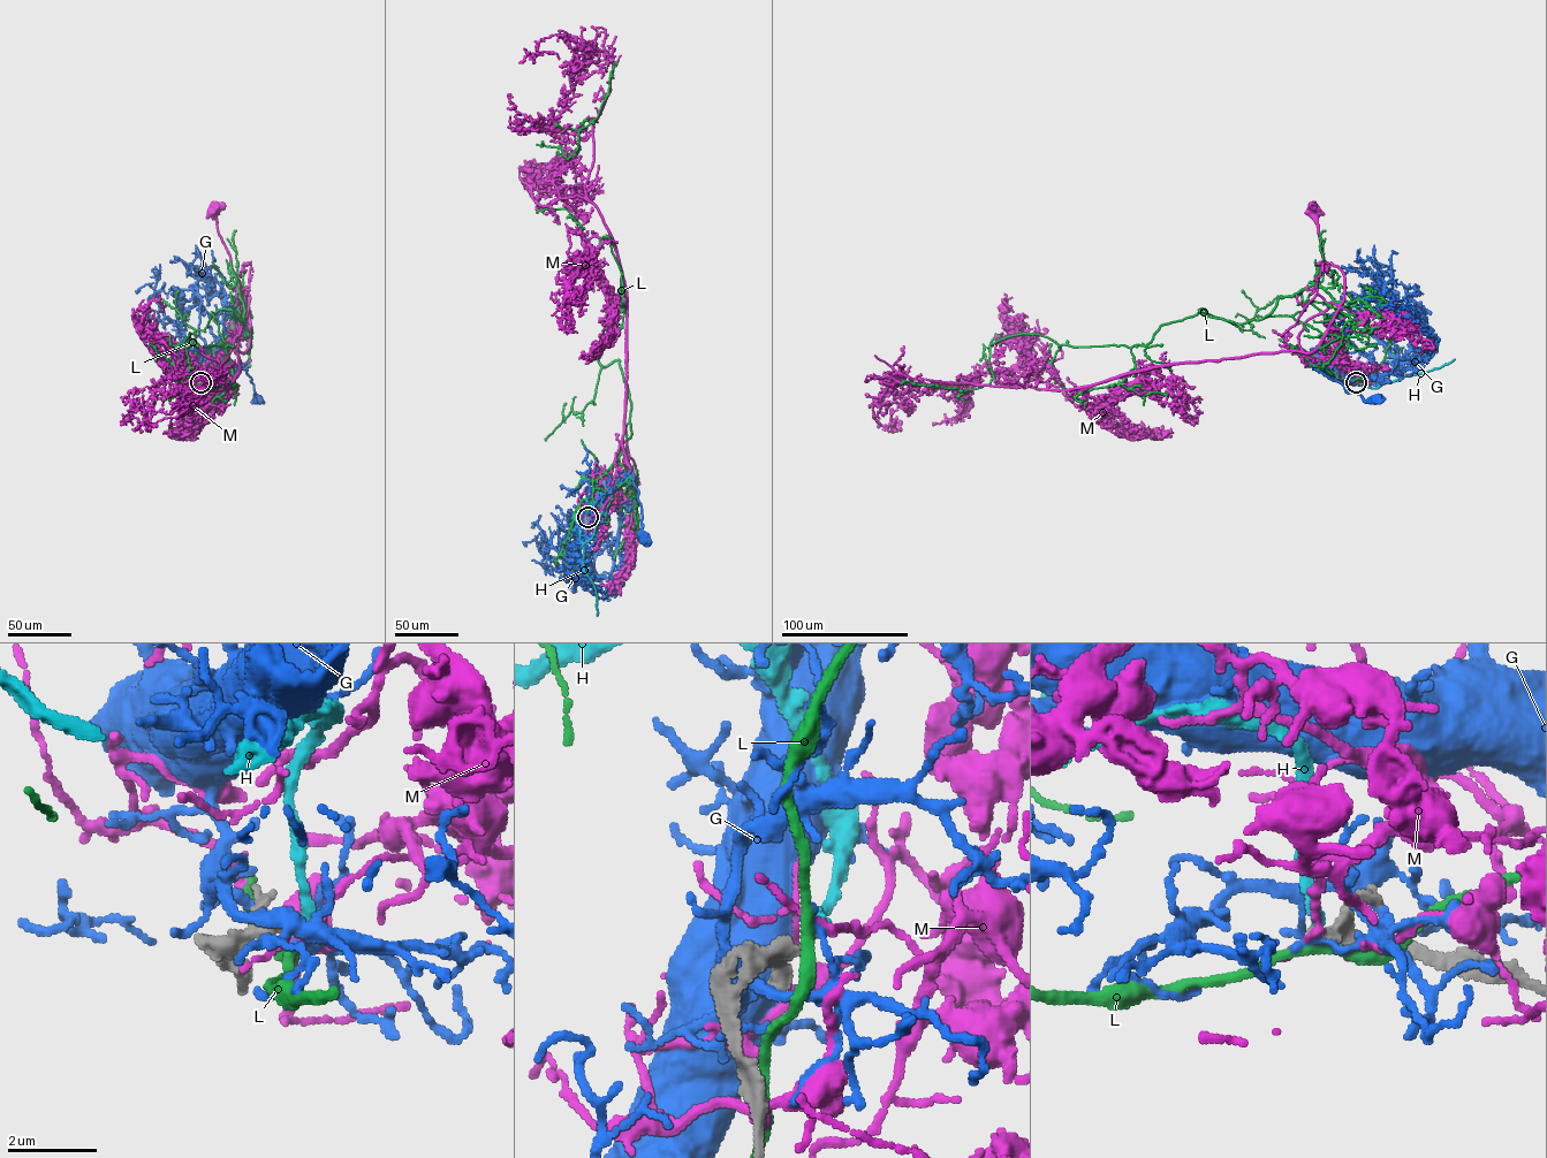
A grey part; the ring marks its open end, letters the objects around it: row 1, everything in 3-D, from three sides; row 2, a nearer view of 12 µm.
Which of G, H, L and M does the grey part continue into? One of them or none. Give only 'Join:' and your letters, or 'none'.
Join: H

